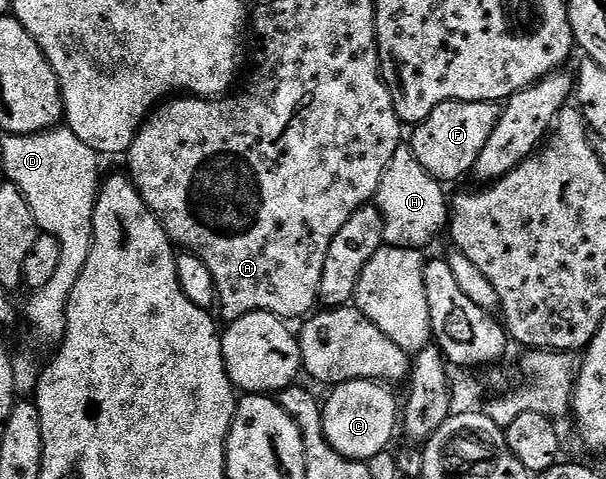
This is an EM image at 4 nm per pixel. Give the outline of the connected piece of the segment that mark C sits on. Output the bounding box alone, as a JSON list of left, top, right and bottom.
[323,380,399,462]

